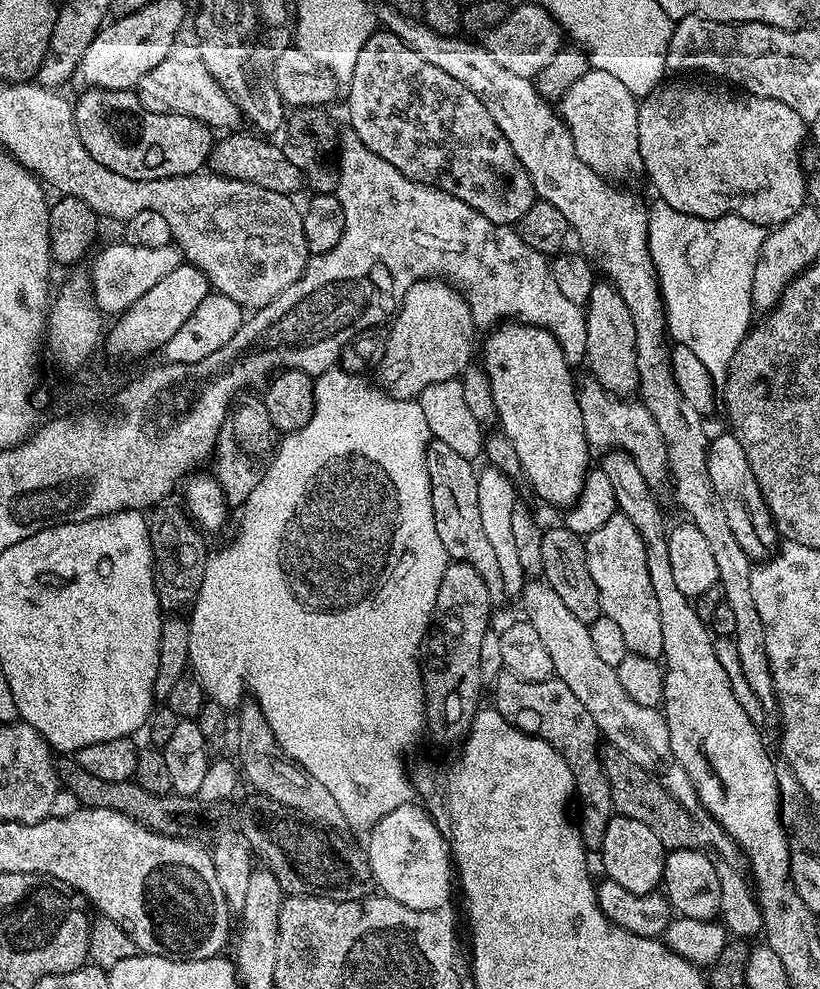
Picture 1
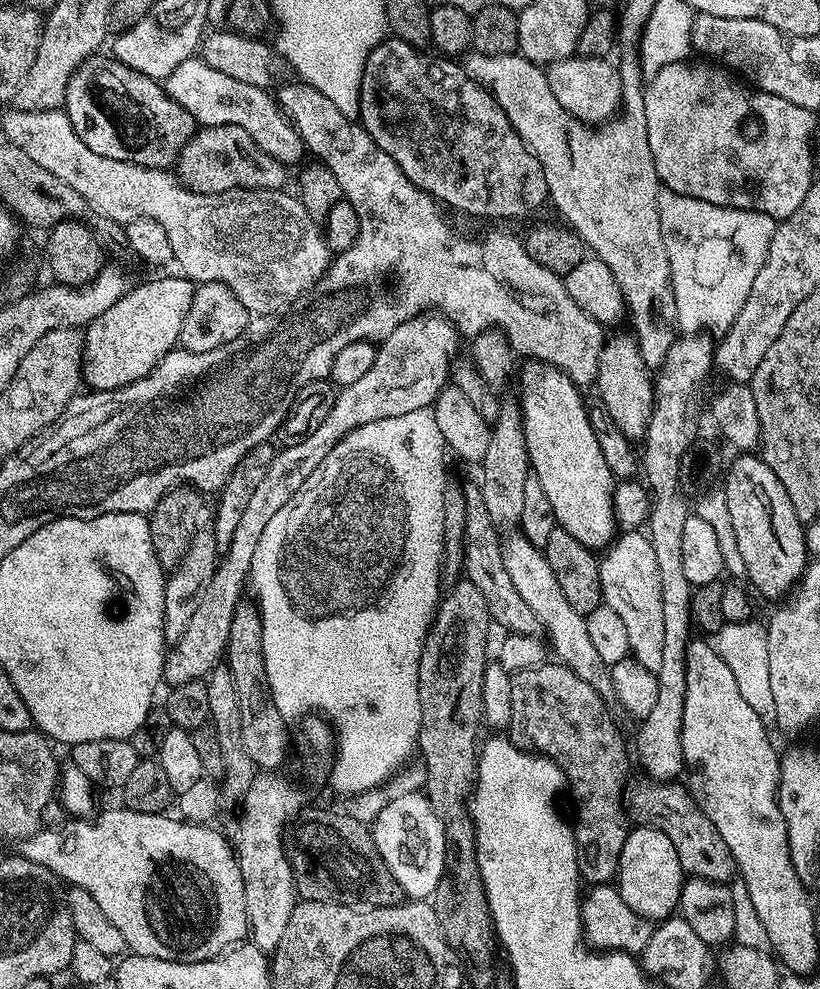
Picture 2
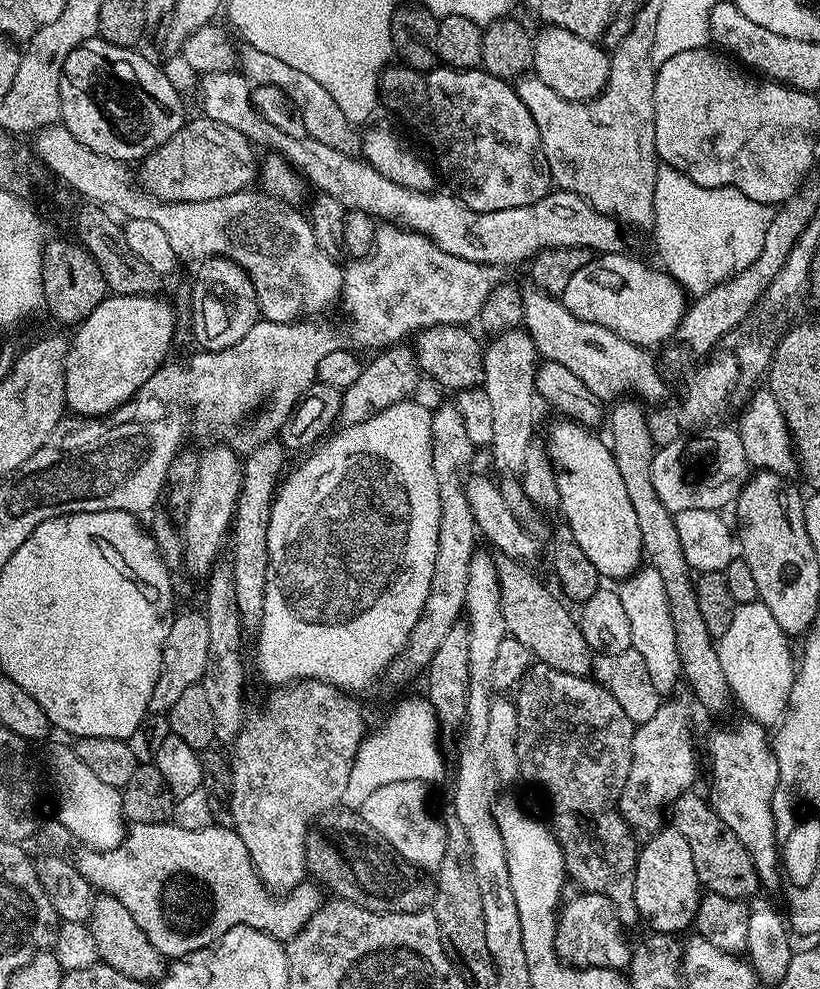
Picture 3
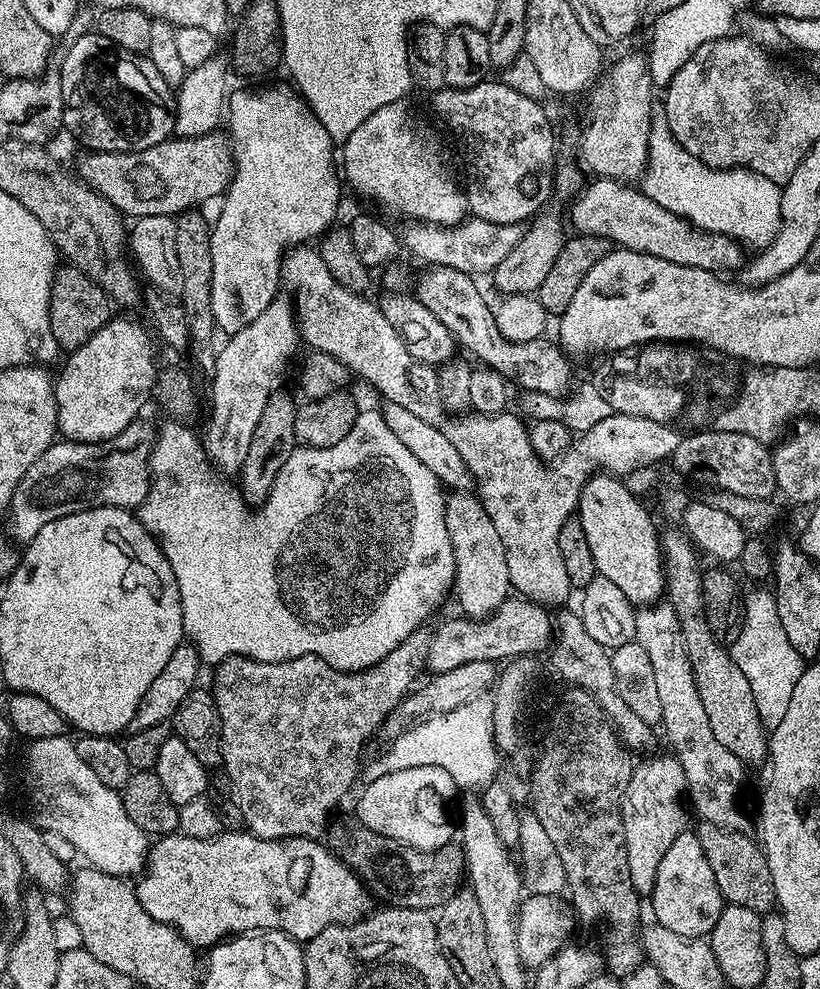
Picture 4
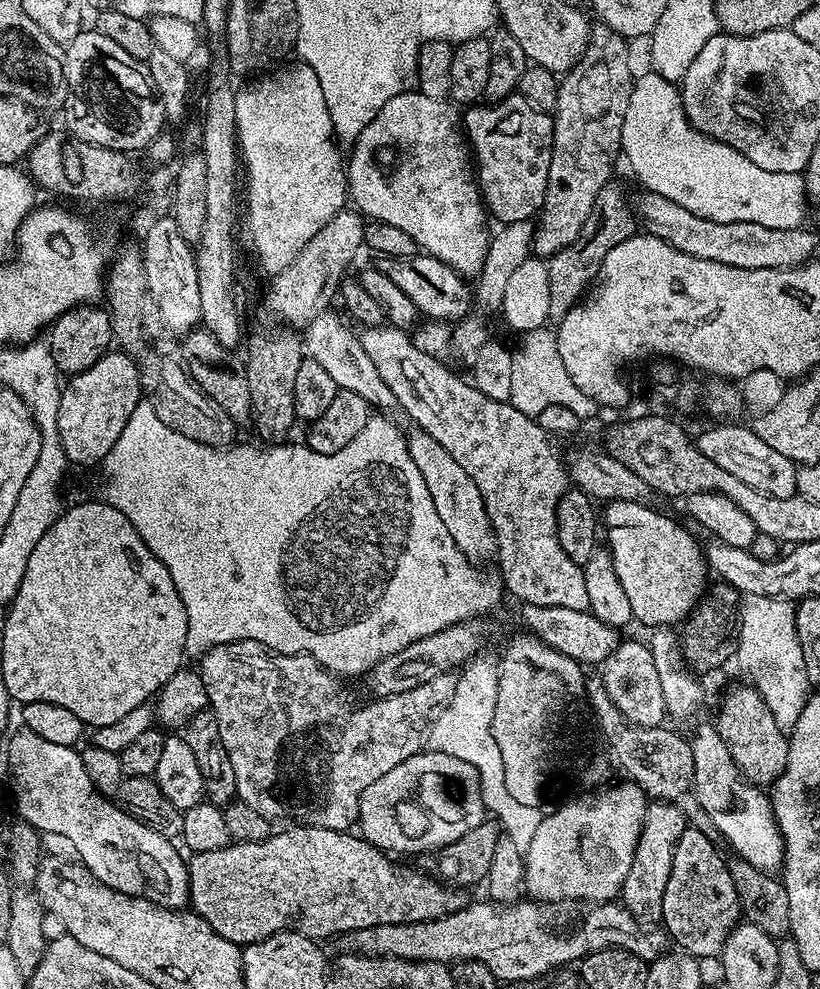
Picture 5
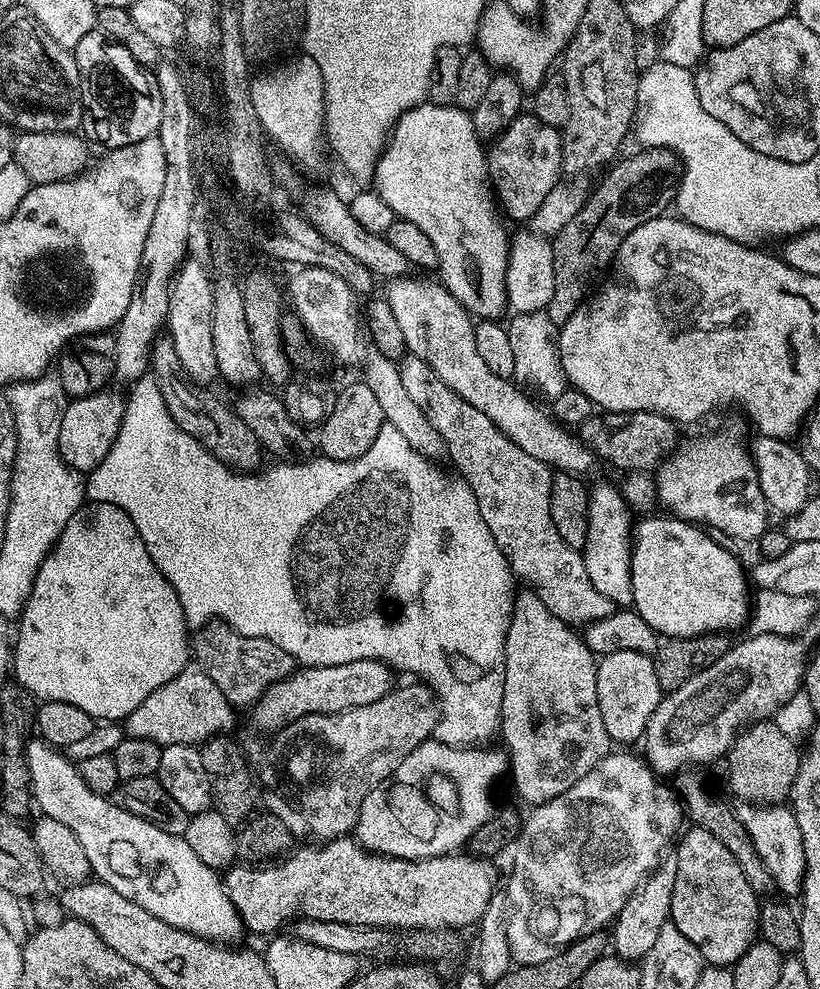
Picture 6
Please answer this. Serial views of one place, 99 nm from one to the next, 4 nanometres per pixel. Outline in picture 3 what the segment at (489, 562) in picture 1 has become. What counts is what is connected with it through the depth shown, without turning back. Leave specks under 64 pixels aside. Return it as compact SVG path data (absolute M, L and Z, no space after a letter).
M500 562L496 566L500 575L502 616L507 635L522 642L522 646L530 649L539 663L566 674L588 676L588 667L594 656L582 634L577 617L573 613L571 616L563 608L565 605L559 599L556 601L524 568L527 567L520 562Z

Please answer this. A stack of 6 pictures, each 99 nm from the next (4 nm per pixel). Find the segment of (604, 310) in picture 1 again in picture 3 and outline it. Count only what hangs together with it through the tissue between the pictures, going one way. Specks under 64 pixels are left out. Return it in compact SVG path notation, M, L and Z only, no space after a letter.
M620 398L611 405L606 416L606 429L612 435L610 447L614 458L618 462L618 470L622 474L622 482L626 482L626 494L634 506L634 514L638 514L638 530L642 530L642 546L647 563L662 574L662 586L666 586L666 598L670 602L670 618L674 618L674 634L678 642L678 654L680 655L680 670L683 679L688 679L696 700L704 708L724 708L733 699L732 691L728 688L726 674L722 670L722 662L716 653L716 644L710 630L706 630L706 622L702 618L702 610L698 608L696 597L696 585L694 573L688 567L688 560L684 556L678 520L673 513L666 510L662 498L658 498L656 487L652 481L652 463L658 451L658 445L652 441L652 435L648 429L648 412L645 405L635 398Z

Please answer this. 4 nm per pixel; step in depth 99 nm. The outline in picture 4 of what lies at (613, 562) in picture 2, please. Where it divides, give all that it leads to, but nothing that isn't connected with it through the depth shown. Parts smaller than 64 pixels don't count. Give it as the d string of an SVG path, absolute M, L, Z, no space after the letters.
M657 602L641 607L634 616L634 640L646 650L650 663L654 666L654 682L658 685L658 699L662 702L662 729L668 735L668 744L676 761L682 766L688 783L686 789L690 808L697 812L703 823L719 828L731 828L734 832L747 833L748 820L736 805L736 795L740 792L740 779L746 765L738 759L710 730L710 718L698 698L698 686L694 682L694 670L686 654L686 638L682 638L682 626L672 605Z

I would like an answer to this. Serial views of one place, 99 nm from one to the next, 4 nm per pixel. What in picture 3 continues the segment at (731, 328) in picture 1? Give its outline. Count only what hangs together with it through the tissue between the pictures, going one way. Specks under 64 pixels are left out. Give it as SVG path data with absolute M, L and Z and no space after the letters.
M660 166L656 169L651 227L656 228L656 248L660 251L661 260L659 263L663 271L680 281L681 285L687 286L690 292L692 287L693 297L703 296L707 289L732 279L758 259L762 254L762 242L766 242L766 230L770 230L772 213L773 209L769 205L754 202L754 198L746 198L746 194L734 187L707 188L677 168Z

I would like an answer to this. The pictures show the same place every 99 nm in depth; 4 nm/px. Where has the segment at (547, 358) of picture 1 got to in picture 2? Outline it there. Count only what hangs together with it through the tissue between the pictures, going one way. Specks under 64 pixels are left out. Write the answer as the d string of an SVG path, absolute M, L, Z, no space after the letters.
M531 358L525 359L523 361L525 363L521 366L519 365L518 368L518 374L520 370L520 397L518 397L518 403L520 406L520 419L524 421L524 438L526 440L526 450L528 451L528 462L531 468L531 471L536 475L538 478L538 482L542 484L542 491L546 494L546 498L550 500L550 507L553 511L554 518L556 519L557 525L559 527L565 528L566 531L568 531L570 534L574 534L574 538L578 538L578 542L582 542L582 546L586 546L587 548L593 549L593 550L602 550L608 546L613 540L613 538L617 535L618 532L618 525L616 523L616 511L612 509L612 494L614 491L614 477L612 474L612 471L610 470L610 466L606 466L606 458L602 454L602 450L598 446L598 439L594 436L594 430L591 429L591 422L588 420L588 409L586 407L586 401L584 402L583 398L580 397L581 389L578 387L576 383L570 377L565 374L562 370L558 370L553 364L547 364L546 362L542 362L541 360L534 360Z

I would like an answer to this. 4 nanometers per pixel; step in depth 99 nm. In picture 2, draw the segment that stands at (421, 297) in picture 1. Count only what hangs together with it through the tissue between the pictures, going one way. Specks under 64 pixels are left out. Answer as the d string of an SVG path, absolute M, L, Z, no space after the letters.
M439 314L411 316L402 322L402 326L379 341L374 366L370 366L370 371L358 378L358 382L350 382L350 386L335 393L332 408L326 418L322 418L318 430L311 432L302 442L281 447L275 453L269 470L255 488L239 525L235 527L228 551L219 557L216 573L214 578L210 578L210 586L206 586L206 594L202 594L202 602L198 602L197 612L190 617L182 638L178 638L178 642L167 649L162 677L165 685L204 680L221 663L228 650L230 622L237 604L242 600L240 591L246 588L246 581L252 571L258 538L262 538L262 530L266 530L276 511L286 506L294 494L298 494L307 476L314 474L326 454L330 454L334 445L348 432L375 420L398 418L398 414L410 414L410 410L431 408L440 391L449 383L460 343L460 333L446 317Z

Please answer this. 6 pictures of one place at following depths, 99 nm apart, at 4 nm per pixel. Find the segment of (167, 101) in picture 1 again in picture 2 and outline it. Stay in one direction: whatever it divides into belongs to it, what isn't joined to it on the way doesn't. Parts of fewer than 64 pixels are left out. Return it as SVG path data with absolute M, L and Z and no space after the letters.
M199 58L181 62L162 82L164 93L186 114L196 119L197 125L242 126L250 138L270 158L278 158L286 166L299 165L300 159L306 156L306 145L296 129L292 127L287 115L278 107L277 101L268 97L269 93L258 86L246 86L246 82L237 82L227 74L206 66Z

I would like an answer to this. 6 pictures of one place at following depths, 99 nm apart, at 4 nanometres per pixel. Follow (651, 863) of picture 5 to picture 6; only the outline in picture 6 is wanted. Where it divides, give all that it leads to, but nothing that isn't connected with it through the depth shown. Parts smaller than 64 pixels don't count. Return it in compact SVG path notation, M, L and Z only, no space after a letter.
M668 854L638 885L634 894L626 898L626 906L622 906L610 928L610 948L620 959L639 962L646 954L650 954L650 946L654 946L654 941L658 938L658 930L662 930L662 926L669 923L672 915L674 878L678 878L678 862L675 855Z

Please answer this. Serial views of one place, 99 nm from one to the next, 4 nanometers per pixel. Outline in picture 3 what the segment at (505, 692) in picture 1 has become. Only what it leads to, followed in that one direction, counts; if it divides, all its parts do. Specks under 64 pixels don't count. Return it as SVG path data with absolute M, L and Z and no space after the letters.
M539 662L533 663L532 669L520 679L519 685L514 692L514 703L518 718L518 766L520 767L520 775L524 780L528 779L532 784L541 784L541 786L544 787L545 794L548 795L548 804L552 807L550 827L552 833L556 836L556 841L560 843L560 849L564 855L565 873L567 873L571 879L573 876L573 878L577 880L575 883L579 885L583 891L597 892L606 898L610 898L610 902L616 906L616 913L618 914L620 923L625 926L631 926L632 923L637 923L638 920L636 903L634 902L634 874L636 873L638 840L636 844L635 838L637 839L637 837L634 835L633 829L628 827L627 820L625 820L624 815L620 813L620 795L626 786L626 778L630 778L632 739L636 733L637 725L633 724L630 718L626 718L626 713L623 712L622 706L618 706L614 694L610 694L610 690L607 686L601 683L601 681L599 684L598 681L592 679L593 678L589 678L588 676L566 674L562 670L554 670L550 666Z

